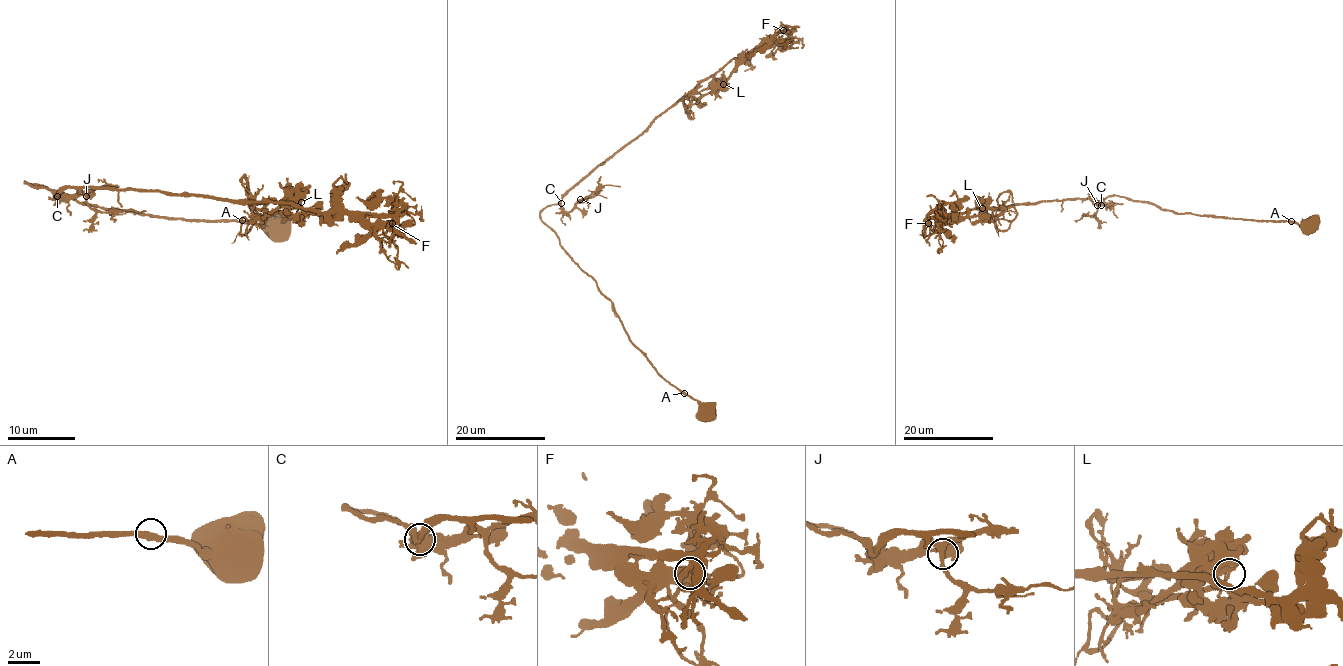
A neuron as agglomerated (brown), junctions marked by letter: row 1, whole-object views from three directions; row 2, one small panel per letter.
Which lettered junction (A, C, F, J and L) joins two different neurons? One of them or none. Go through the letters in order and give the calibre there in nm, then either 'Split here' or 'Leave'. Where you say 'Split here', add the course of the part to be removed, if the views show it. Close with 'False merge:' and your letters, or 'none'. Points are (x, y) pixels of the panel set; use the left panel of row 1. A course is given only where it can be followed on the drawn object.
A: Thickness 340 nm. Leave
C: Thickness 360 nm. Leave
F: Thickness 280 nm. Leave
J: Thickness 280 nm. Leave
L: Thickness 340 nm. Split here. Course of the part to remove: (302, 201), (266, 215), (252, 213), (268, 201), (247, 199), (256, 220), (232, 244)
False merge: L

